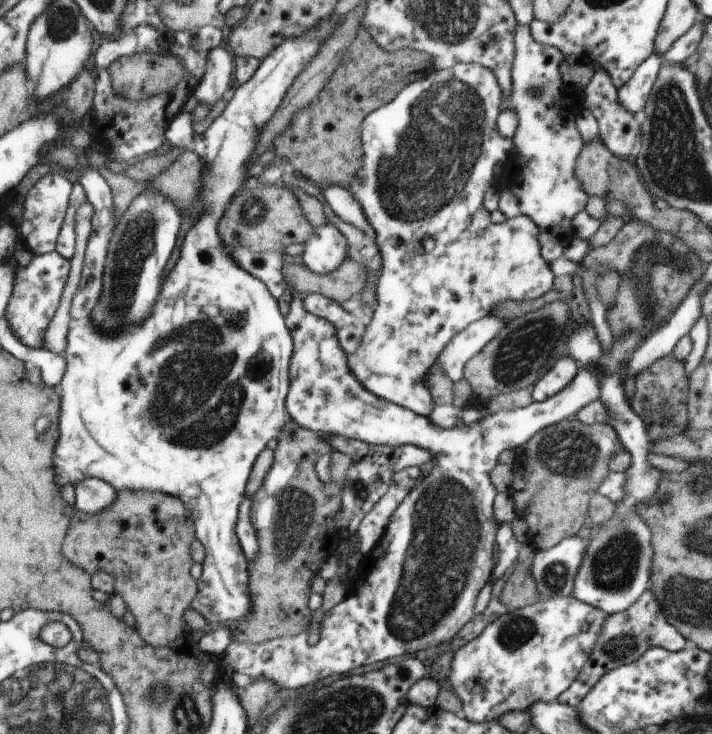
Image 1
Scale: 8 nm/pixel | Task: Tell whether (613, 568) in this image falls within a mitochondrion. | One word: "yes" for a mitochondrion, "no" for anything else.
yes

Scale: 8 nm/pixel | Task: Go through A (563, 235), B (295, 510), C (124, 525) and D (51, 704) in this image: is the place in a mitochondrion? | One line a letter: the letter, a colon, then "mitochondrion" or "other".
A: other
B: mitochondrion
C: other
D: mitochondrion

